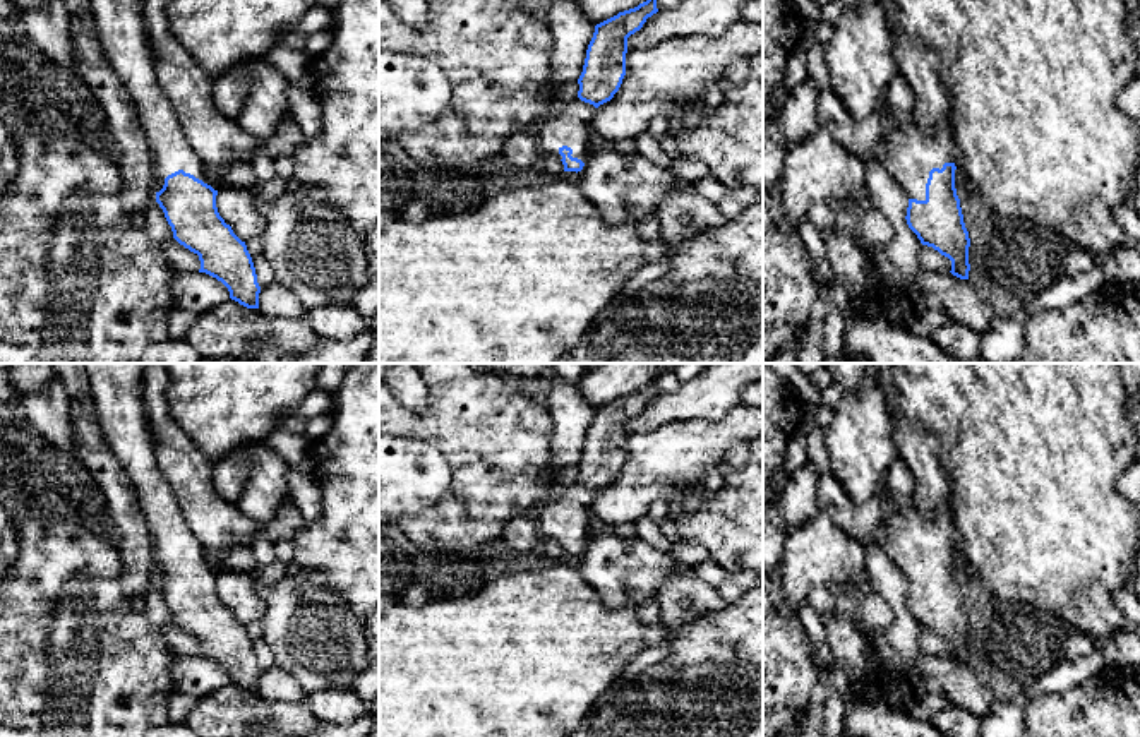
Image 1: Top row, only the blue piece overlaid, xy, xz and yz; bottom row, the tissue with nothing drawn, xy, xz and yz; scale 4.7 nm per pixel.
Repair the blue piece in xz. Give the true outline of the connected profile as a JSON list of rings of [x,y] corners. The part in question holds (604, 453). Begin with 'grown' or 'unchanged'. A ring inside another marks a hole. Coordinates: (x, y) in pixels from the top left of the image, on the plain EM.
grown | [[[655,372],[646,386],[595,410],[578,463],[578,482],[557,490],[542,506],[537,528],[542,540],[562,545],[564,555],[581,555],[590,542],[590,519],[595,494],[610,485],[626,459],[627,422],[658,396]]]

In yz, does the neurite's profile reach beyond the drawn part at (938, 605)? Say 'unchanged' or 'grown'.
grown

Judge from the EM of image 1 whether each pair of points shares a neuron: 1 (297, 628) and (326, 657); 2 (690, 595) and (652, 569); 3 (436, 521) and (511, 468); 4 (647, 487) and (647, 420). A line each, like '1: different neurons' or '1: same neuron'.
1: same neuron
2: different neurons
3: same neuron
4: different neurons

